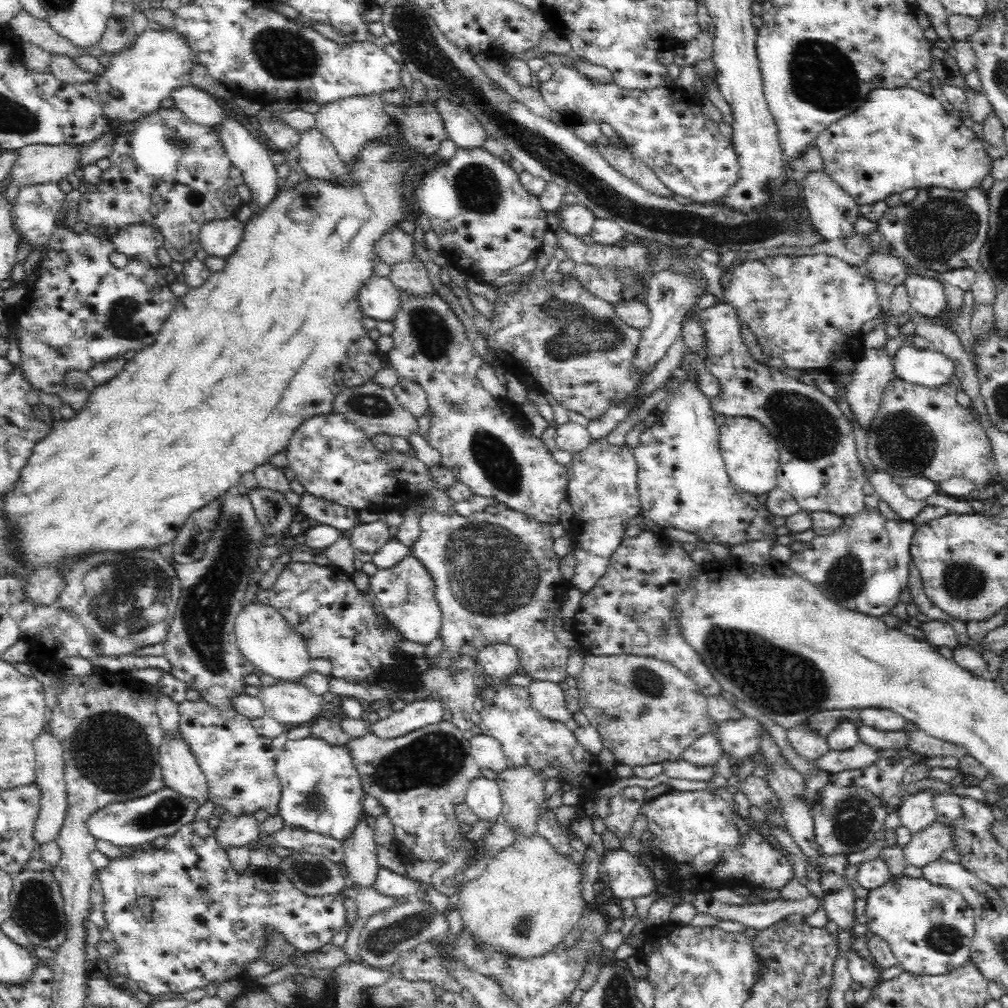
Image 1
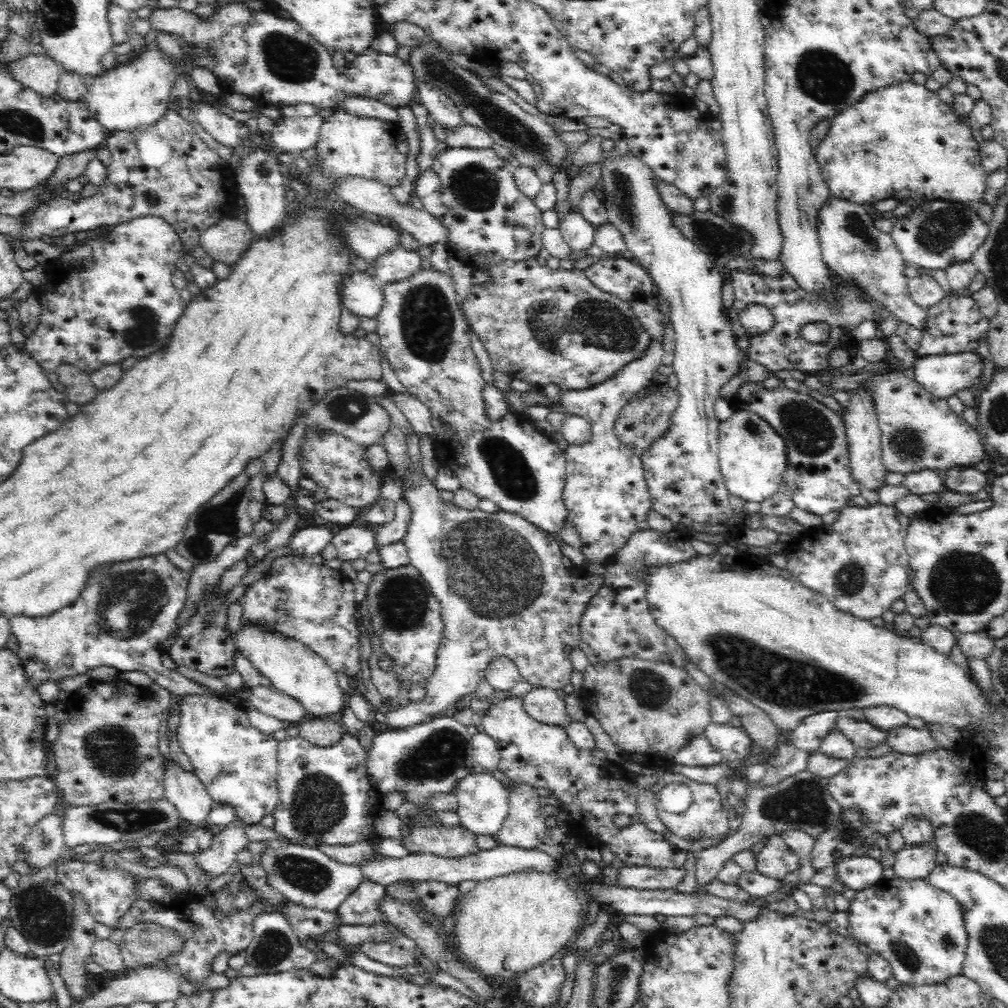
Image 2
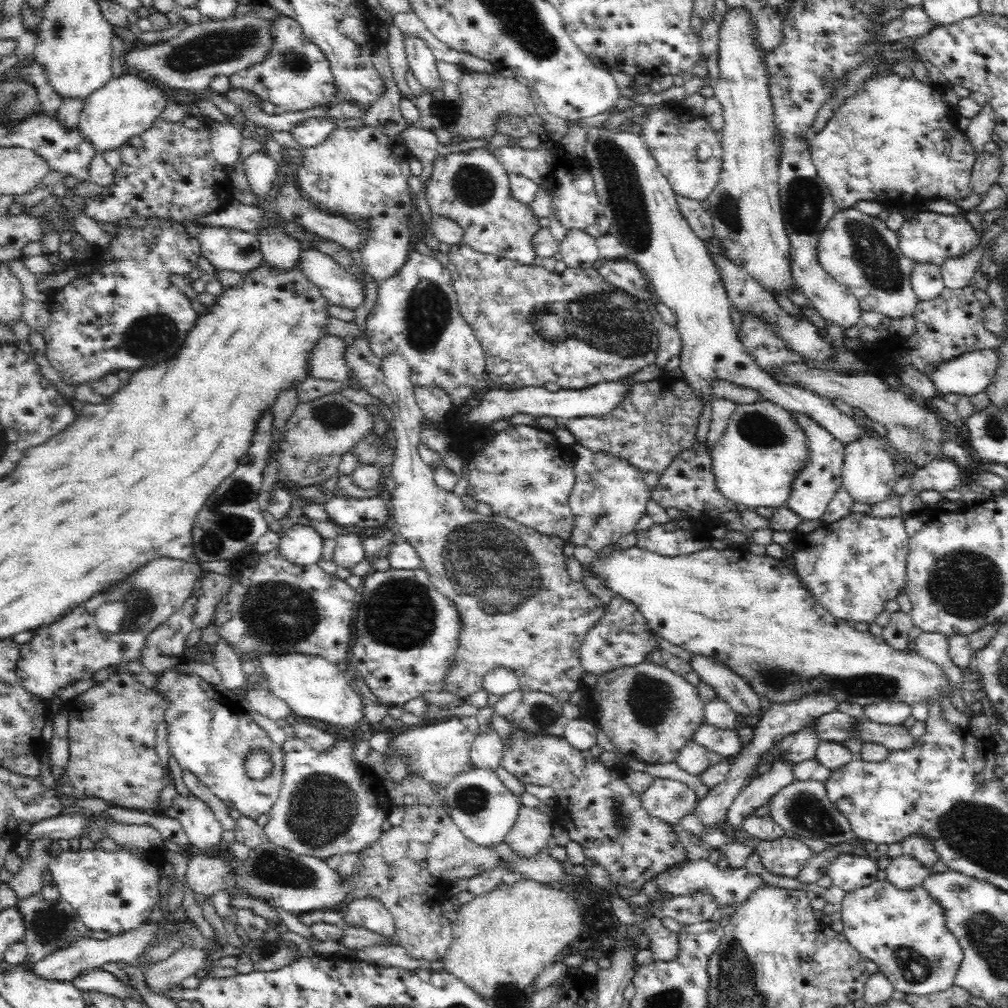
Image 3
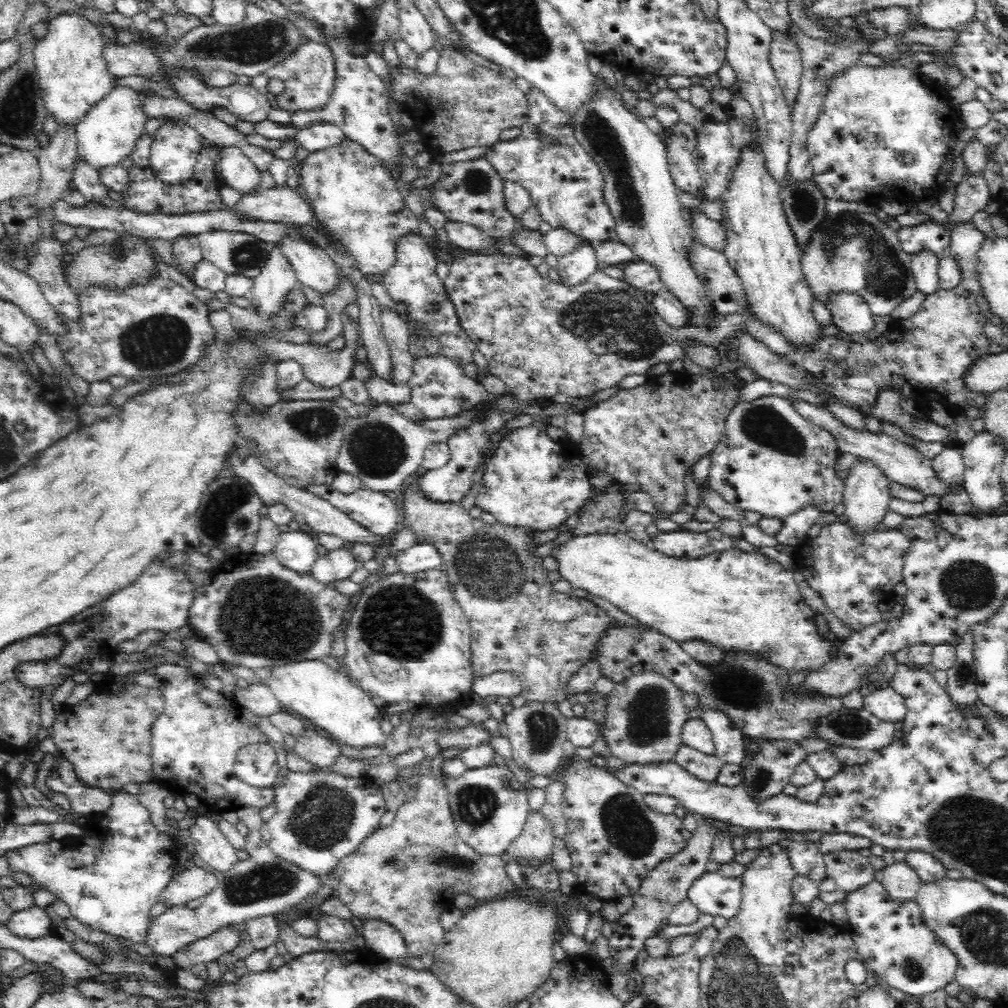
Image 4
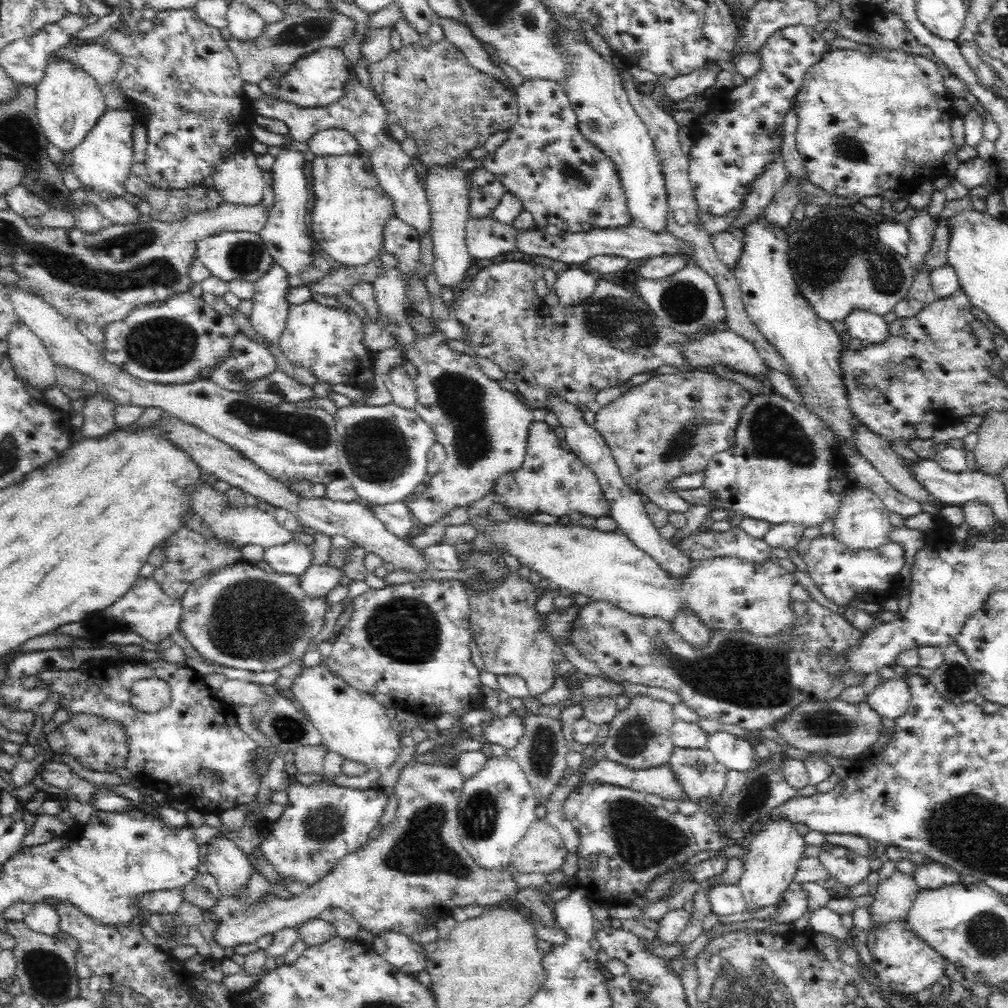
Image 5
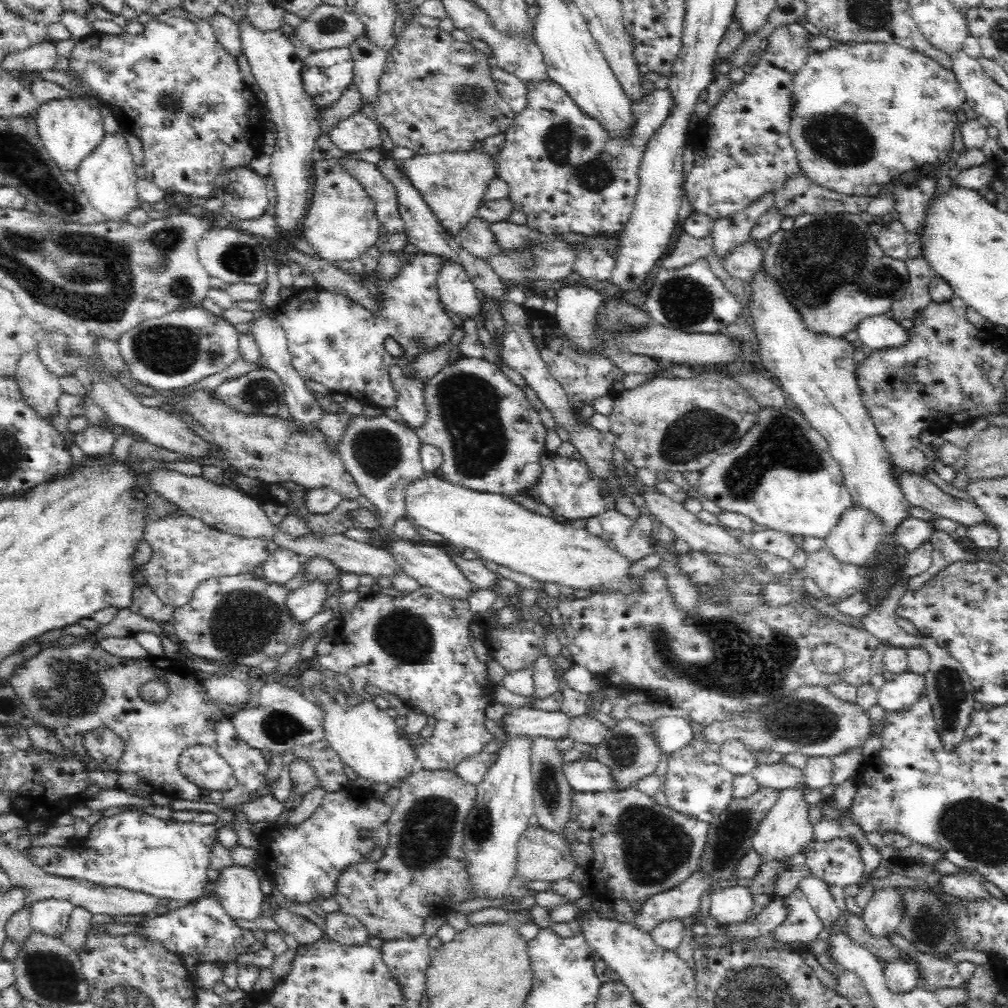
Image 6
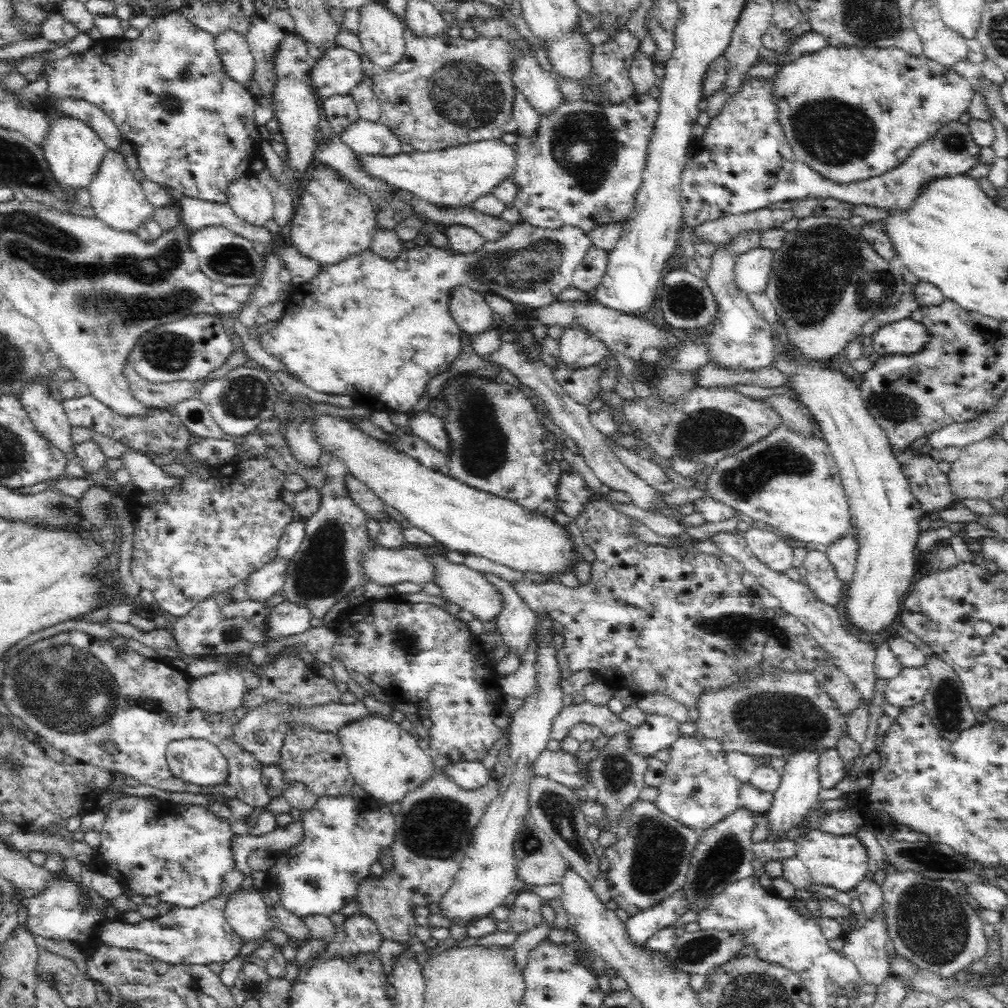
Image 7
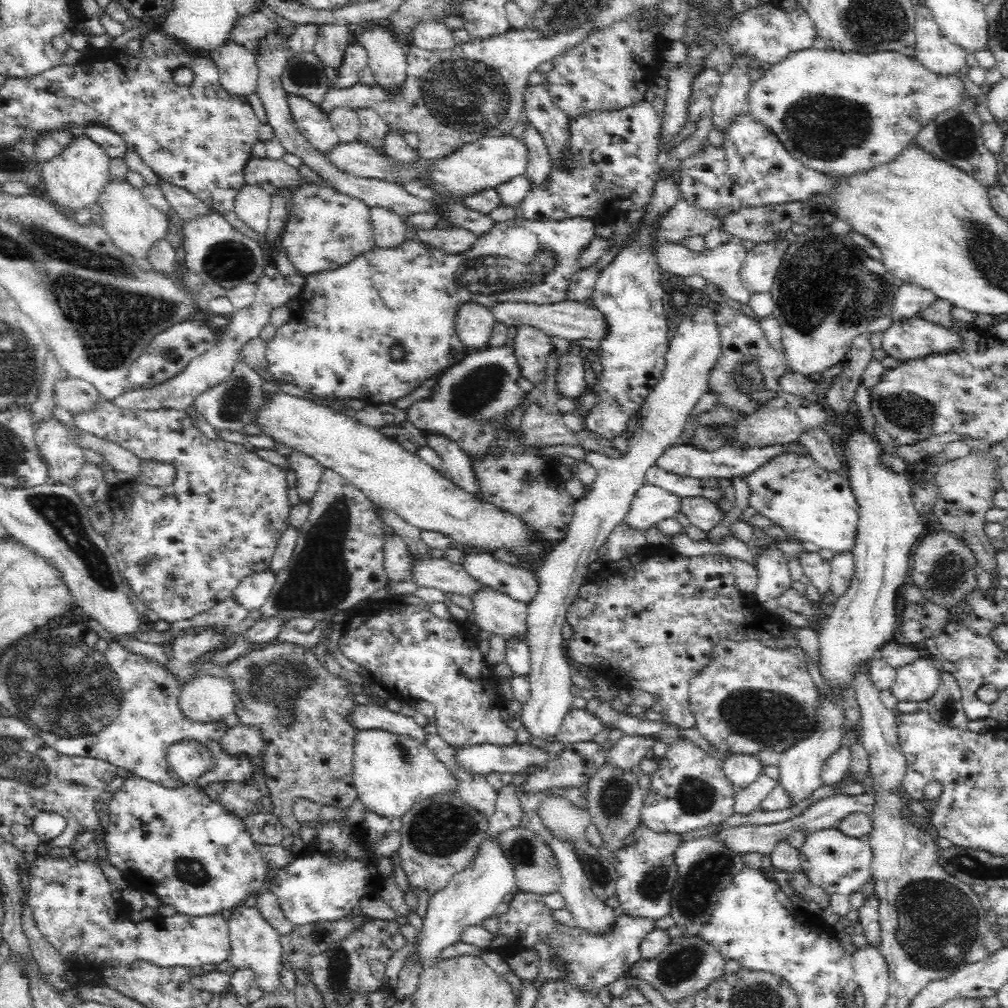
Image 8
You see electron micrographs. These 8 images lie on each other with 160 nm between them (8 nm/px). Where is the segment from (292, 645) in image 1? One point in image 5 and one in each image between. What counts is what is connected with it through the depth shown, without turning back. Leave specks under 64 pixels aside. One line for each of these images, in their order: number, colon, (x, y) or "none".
2: (296, 671)
3: (314, 689)
4: (326, 698)
5: (353, 724)

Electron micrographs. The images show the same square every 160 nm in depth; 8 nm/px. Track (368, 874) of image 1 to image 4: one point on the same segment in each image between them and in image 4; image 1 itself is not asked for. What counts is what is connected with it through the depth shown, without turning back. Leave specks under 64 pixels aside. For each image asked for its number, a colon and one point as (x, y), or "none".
2: (364, 907)
3: (369, 914)
4: (381, 938)

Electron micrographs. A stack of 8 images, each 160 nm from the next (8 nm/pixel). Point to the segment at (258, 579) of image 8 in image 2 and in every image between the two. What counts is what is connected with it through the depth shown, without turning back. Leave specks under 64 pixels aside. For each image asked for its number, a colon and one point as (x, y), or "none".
2: (306, 542)
3: (301, 545)
4: (297, 551)
5: (293, 559)
6: (283, 565)
7: (261, 585)

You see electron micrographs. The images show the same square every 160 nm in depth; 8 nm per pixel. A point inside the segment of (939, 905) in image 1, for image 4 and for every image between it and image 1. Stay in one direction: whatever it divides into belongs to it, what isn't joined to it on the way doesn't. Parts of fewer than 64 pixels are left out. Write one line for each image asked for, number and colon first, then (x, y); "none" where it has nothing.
2: (919, 930)
3: (903, 932)
4: (892, 939)

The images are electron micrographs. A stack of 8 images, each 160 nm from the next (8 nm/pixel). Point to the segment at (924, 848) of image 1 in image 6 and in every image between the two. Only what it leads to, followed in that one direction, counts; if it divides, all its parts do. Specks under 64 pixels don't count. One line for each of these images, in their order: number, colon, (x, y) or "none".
2: (911, 863)
3: (904, 873)
4: (901, 883)
5: (895, 896)
6: (882, 914)

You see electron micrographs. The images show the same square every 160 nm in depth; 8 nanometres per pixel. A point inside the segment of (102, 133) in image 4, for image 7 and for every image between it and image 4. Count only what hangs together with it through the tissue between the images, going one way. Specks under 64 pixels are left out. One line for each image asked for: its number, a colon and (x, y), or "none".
5: (103, 162)
6: (108, 179)
7: (118, 200)

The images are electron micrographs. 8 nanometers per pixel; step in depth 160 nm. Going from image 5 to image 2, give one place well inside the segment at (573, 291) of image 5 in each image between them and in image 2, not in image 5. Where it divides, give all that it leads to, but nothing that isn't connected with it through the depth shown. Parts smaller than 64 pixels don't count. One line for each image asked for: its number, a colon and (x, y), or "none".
2: (578, 234)
3: (579, 251)
4: (575, 268)

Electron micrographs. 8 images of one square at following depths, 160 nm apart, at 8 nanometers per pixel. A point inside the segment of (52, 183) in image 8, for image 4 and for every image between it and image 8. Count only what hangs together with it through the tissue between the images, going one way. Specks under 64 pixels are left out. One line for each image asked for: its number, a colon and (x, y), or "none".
4: (73, 78)
5: (68, 105)
6: (70, 129)
7: (74, 152)

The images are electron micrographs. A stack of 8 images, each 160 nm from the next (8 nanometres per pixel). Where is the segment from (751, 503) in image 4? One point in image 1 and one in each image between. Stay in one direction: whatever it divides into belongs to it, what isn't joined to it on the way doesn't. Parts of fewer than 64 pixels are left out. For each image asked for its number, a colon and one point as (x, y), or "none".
1: (750, 454)
2: (752, 457)
3: (763, 449)

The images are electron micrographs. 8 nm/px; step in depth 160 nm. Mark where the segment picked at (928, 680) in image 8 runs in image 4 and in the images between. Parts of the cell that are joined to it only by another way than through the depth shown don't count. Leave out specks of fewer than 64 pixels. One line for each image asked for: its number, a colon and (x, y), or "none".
4: (885, 703)
5: (891, 699)
6: (905, 689)
7: (908, 688)

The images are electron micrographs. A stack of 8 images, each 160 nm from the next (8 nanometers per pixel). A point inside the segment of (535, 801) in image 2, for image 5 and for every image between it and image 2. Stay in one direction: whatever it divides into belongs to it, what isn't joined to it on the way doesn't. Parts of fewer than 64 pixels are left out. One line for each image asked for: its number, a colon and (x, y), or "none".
3: (530, 834)
4: (534, 846)
5: (541, 849)

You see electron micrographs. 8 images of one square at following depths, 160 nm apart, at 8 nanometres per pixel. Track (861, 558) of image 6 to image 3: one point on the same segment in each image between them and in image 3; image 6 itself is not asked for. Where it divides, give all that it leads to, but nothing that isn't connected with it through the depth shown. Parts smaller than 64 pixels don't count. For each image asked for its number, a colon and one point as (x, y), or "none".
3: (869, 476)
4: (866, 494)
5: (862, 523)

